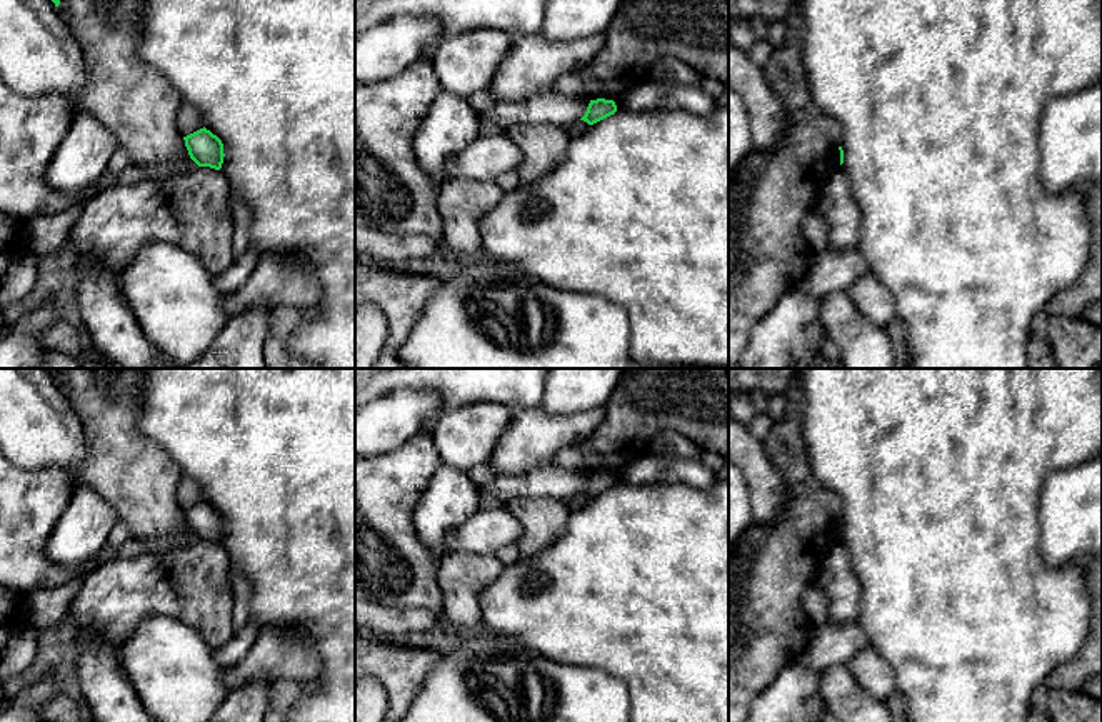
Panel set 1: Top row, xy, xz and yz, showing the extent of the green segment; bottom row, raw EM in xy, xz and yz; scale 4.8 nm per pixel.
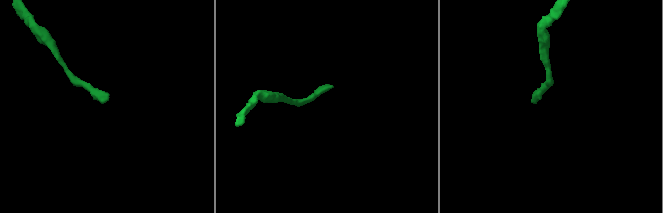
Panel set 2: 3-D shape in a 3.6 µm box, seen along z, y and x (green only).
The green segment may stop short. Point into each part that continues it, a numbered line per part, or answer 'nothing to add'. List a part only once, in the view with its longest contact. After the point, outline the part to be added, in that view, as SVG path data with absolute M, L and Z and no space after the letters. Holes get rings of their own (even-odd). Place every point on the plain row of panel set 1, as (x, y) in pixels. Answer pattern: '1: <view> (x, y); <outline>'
nothing to add

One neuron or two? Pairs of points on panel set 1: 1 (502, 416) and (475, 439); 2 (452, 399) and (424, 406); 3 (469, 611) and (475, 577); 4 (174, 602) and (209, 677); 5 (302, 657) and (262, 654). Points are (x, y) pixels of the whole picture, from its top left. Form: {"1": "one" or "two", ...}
{"1": "one", "2": "two", "3": "one", "4": "two", "5": "one"}

